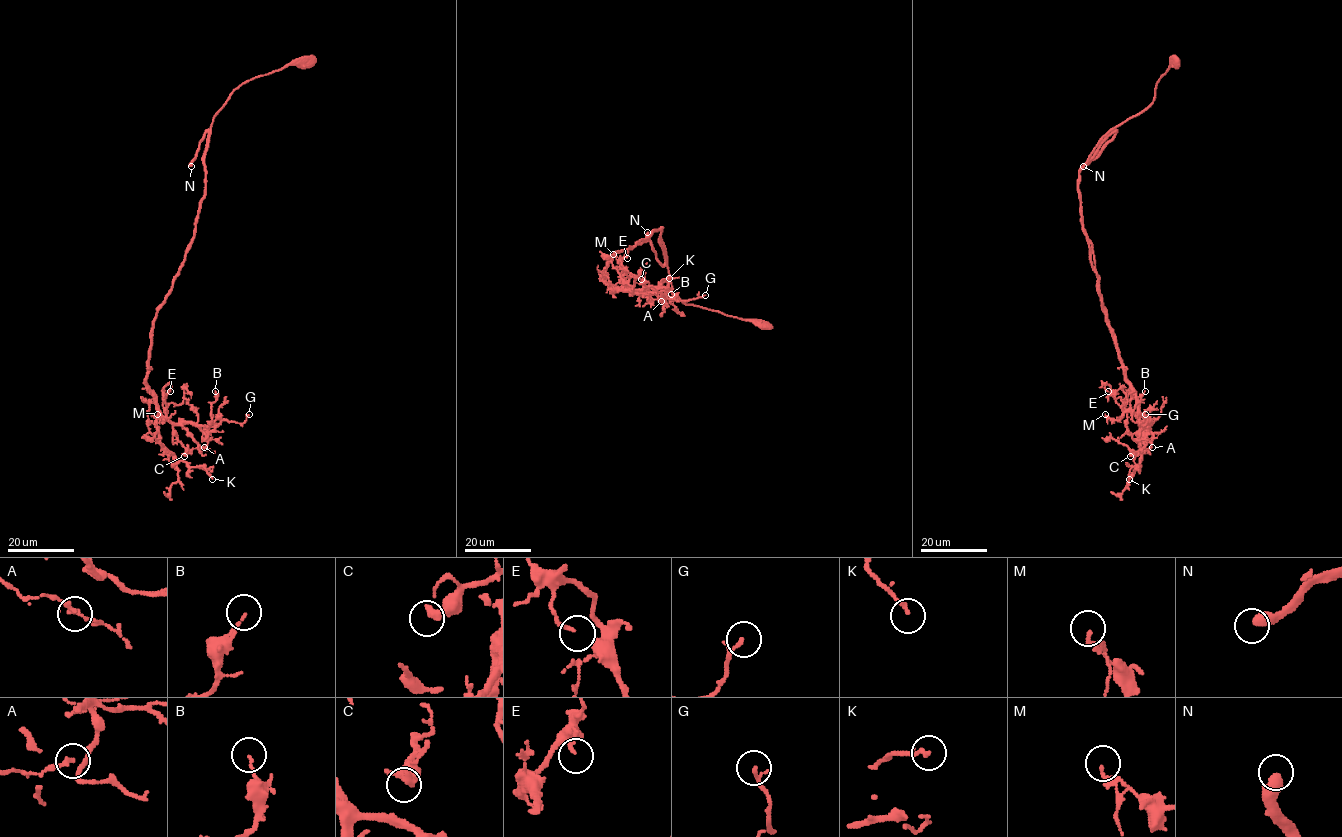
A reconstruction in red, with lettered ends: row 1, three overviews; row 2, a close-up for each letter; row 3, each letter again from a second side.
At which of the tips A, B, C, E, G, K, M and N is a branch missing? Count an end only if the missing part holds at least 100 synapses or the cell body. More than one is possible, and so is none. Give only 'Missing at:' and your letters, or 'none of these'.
Missing at: N

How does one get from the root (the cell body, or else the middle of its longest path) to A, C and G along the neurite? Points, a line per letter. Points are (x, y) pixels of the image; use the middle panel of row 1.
A: (644, 239), (613, 255), (603, 278), (611, 287), (648, 294), (661, 301)
C: (644, 239), (613, 255), (603, 274), (611, 287), (624, 287), (629, 292), (642, 292), (641, 279)
G: (644, 239), (608, 259), (603, 278), (611, 287), (664, 293), (675, 300), (705, 295)

